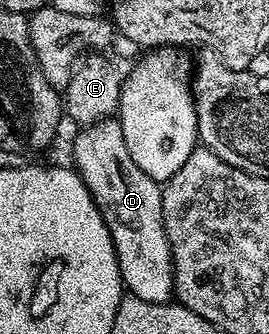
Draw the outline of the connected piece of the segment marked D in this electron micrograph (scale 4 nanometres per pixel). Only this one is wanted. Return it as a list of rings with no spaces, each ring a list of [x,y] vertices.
[[[120,120],[97,121],[80,132],[73,141],[72,164],[95,203],[101,206],[105,226],[115,243],[121,284],[138,301],[166,304],[174,296],[173,256],[163,227],[162,186],[135,167],[135,159],[125,146]]]

